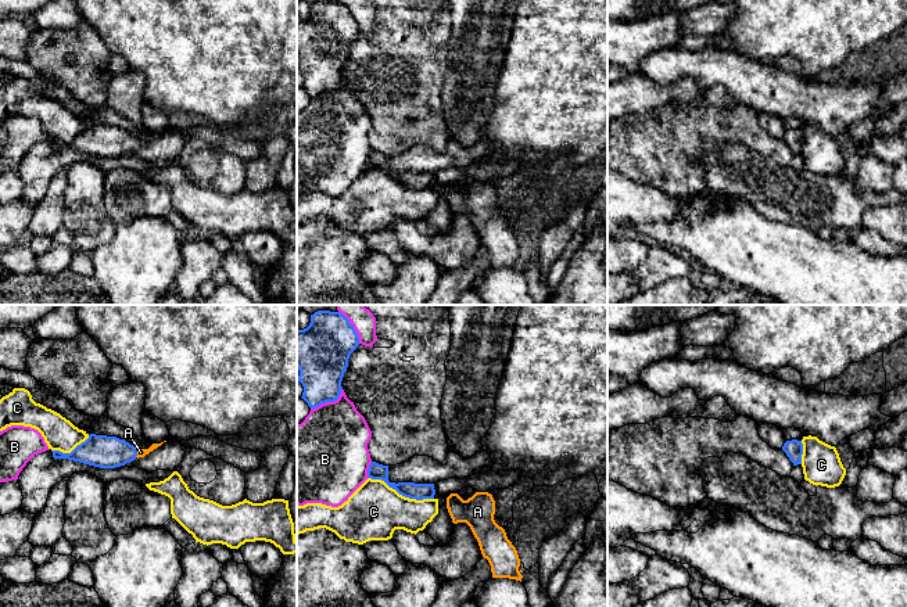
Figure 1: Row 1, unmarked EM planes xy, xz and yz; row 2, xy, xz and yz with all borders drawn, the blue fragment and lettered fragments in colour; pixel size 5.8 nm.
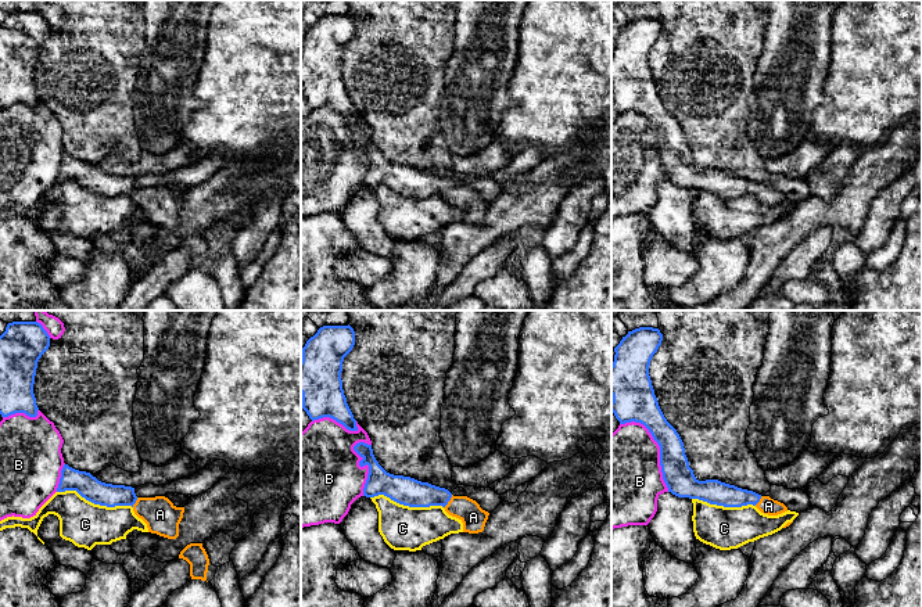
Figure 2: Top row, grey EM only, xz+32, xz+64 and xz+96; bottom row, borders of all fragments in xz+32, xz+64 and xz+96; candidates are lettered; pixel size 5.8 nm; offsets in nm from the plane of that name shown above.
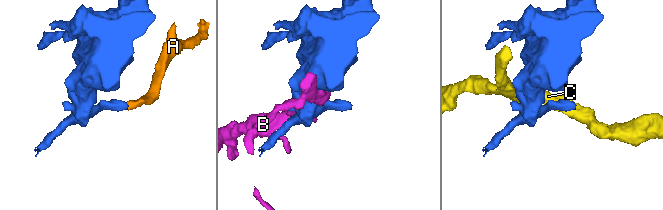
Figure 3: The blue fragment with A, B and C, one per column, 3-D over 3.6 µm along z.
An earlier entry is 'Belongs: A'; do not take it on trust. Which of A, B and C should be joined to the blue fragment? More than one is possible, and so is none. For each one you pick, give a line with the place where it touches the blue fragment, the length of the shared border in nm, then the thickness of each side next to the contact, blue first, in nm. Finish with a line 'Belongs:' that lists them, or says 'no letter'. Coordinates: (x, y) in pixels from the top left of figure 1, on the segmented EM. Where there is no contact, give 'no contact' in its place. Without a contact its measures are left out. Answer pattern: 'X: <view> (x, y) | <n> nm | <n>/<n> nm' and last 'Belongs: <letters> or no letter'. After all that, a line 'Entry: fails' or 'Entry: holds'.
A: xy (136, 452) | 60 nm | 190/50 nm
Belongs: A
Entry: holds

